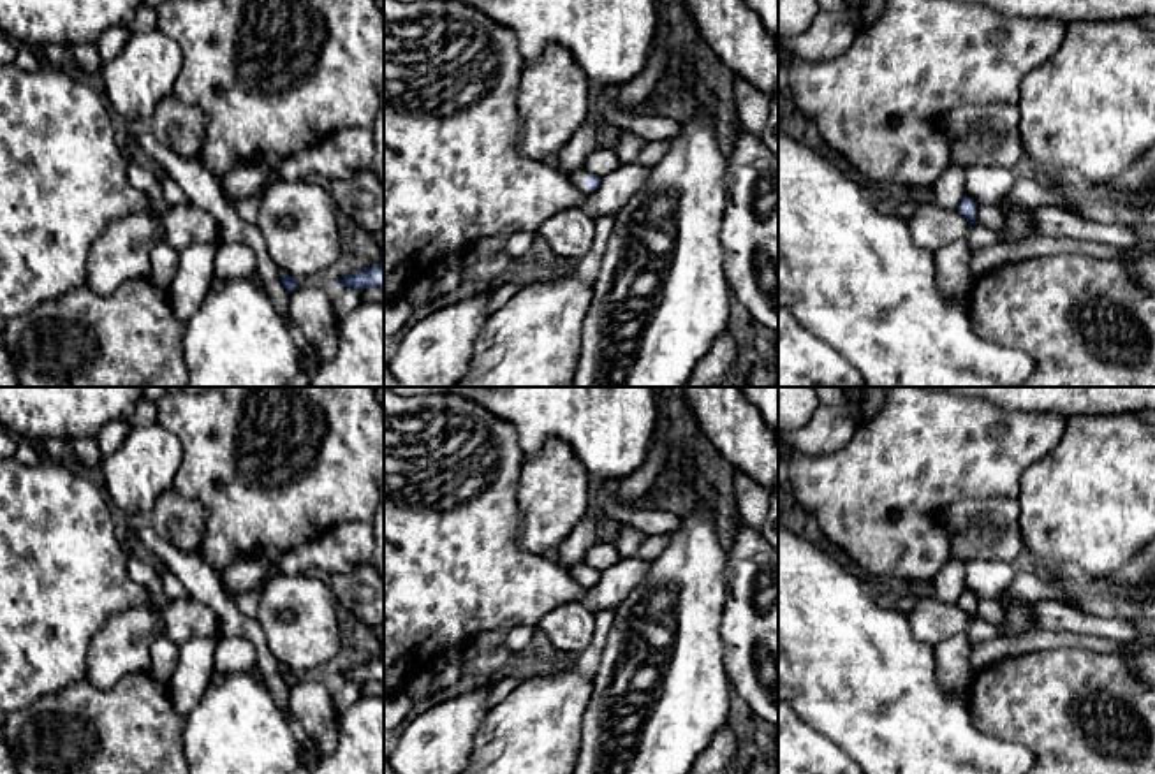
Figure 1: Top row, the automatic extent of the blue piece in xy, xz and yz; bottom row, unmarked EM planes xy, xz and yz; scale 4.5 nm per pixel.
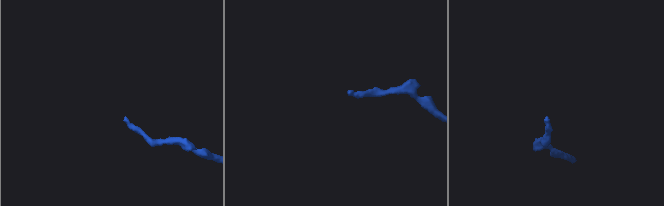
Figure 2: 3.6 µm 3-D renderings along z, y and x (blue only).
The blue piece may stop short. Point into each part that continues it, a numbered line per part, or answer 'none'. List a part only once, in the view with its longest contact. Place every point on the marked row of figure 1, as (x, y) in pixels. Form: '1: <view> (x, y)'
1: xz (580, 178)

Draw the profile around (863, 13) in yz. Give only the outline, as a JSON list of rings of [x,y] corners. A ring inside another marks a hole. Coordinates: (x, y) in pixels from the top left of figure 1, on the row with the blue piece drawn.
[[[852,0],[850,19],[856,28],[872,25],[884,11],[887,0]]]

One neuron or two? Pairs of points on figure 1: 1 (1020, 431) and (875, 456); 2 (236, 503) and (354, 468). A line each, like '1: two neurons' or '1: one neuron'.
1: one neuron
2: one neuron

